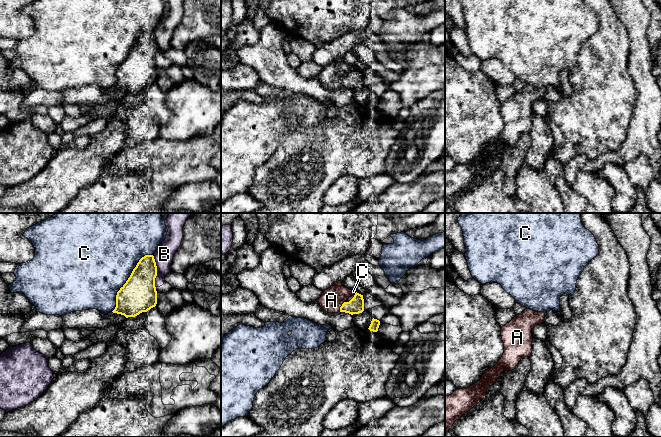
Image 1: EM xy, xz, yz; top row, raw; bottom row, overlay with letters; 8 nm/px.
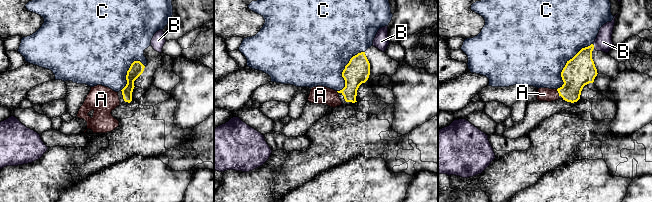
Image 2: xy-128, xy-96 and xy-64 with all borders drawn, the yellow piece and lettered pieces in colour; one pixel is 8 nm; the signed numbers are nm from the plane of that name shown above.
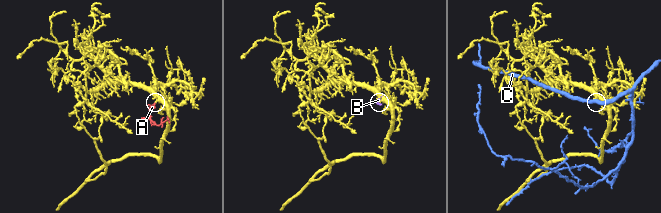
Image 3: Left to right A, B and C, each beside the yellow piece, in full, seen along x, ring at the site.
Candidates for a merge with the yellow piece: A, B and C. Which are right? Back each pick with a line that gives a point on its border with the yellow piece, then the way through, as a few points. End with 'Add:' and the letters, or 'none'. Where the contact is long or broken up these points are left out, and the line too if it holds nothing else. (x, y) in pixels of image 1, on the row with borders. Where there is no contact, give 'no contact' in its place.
A: xz (341, 306) | across xz (356, 305), (341, 306), (331, 300)
Add: A

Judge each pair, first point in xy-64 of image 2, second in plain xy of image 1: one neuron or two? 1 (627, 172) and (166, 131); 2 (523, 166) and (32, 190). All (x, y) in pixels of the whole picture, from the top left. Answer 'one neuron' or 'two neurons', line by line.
1: two neurons
2: one neuron

